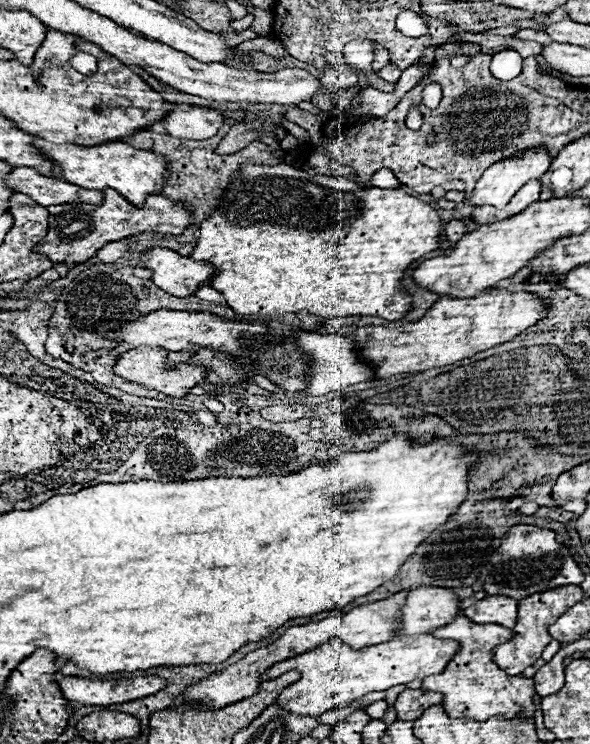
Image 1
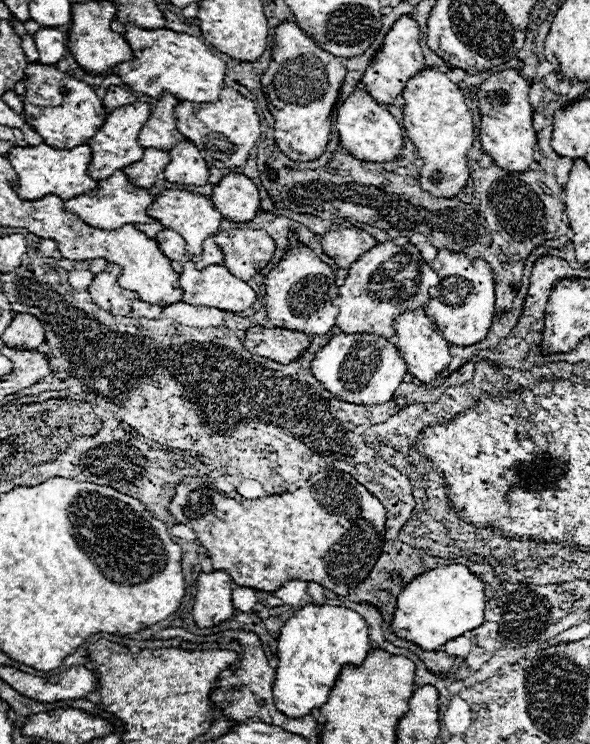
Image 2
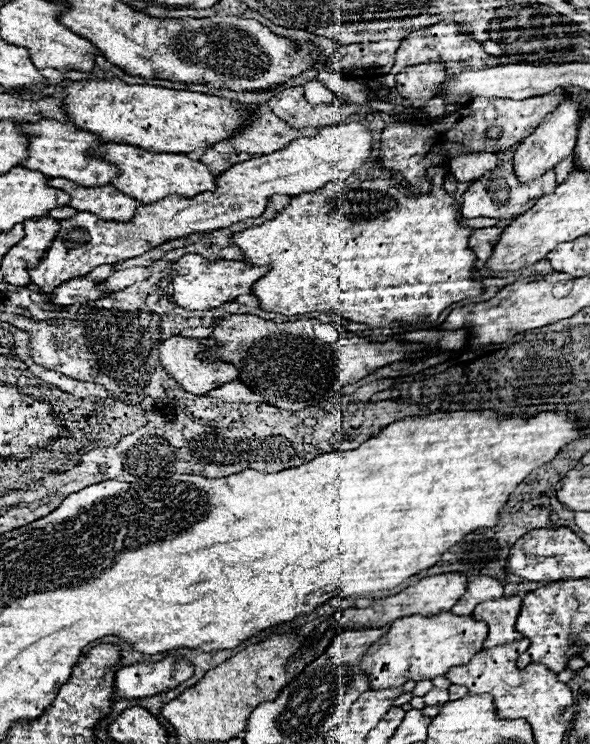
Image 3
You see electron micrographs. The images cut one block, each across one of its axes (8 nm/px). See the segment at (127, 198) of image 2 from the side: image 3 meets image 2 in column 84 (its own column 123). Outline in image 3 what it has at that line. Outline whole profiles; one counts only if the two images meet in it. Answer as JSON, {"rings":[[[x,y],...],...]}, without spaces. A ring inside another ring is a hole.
{"rings":[[[50,178],[50,186],[70,192],[72,208],[76,208],[80,212],[92,212],[100,220],[130,222],[136,214],[136,208],[140,206],[138,200],[122,194],[112,184],[108,184],[104,188],[86,188],[86,186],[74,184],[72,180]]]}

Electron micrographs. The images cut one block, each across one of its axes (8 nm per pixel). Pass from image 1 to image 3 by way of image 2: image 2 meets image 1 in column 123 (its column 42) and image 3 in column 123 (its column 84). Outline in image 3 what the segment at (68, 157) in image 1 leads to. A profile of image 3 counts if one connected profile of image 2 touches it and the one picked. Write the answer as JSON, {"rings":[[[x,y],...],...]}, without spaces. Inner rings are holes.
{"rings":[[[106,144],[92,152],[94,156],[104,156],[108,162],[116,162],[122,174],[112,180],[112,184],[128,196],[134,196],[142,204],[158,202],[170,194],[196,196],[198,192],[212,192],[216,188],[216,176],[198,160],[190,160],[186,154],[156,154],[128,144]]]}

